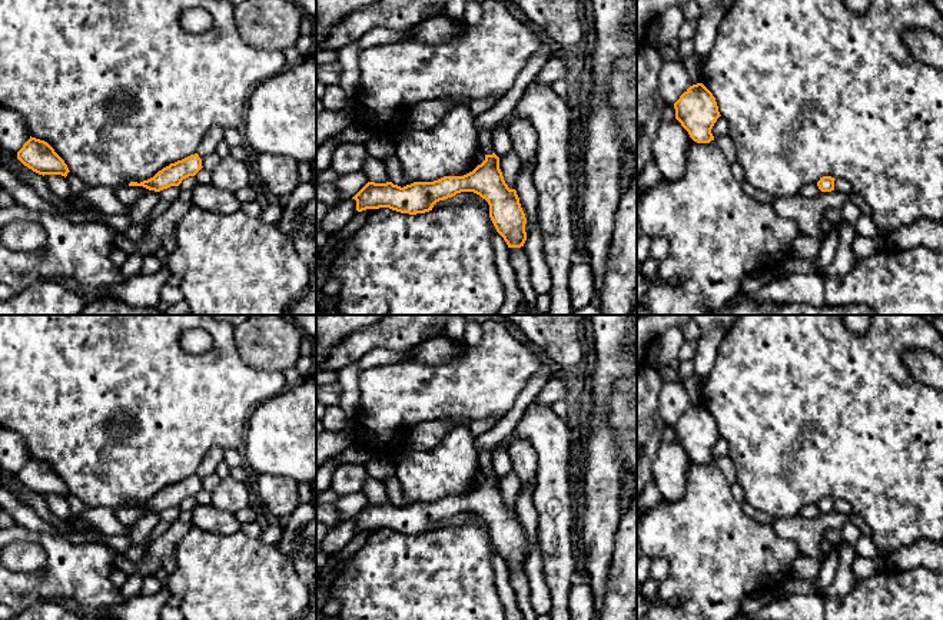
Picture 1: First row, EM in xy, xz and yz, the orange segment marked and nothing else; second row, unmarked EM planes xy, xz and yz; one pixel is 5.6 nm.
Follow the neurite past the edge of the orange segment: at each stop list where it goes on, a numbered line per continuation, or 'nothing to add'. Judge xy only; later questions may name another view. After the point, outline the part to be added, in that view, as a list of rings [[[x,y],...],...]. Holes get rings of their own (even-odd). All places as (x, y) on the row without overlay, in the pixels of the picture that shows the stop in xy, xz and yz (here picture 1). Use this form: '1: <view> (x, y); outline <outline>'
nothing to add

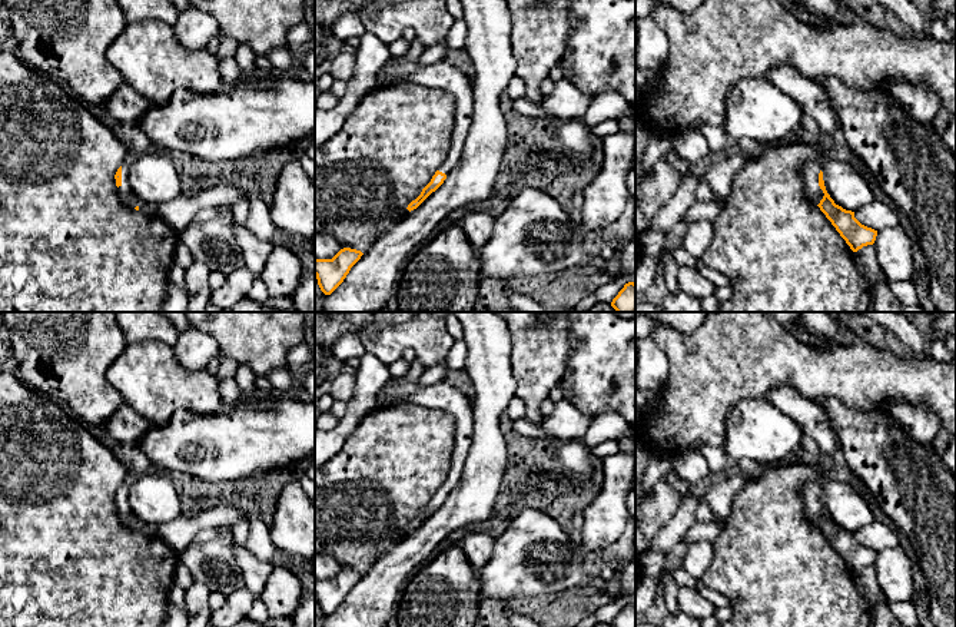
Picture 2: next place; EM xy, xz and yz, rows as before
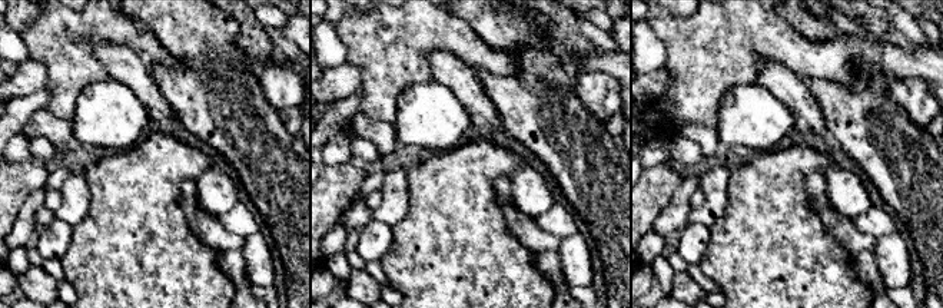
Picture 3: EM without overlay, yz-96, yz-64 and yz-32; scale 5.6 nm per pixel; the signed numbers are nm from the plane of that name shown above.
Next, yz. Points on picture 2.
1: yz (810, 491); outline [[[807,482],[801,488],[803,505],[807,518],[814,524],[819,525],[823,520],[824,514],[819,507],[819,494],[821,491],[821,484],[817,482]]]

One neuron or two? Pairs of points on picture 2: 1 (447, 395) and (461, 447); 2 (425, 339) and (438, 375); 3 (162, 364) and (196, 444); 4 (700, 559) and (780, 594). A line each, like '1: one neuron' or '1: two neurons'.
1: one neuron
2: two neurons
3: two neurons
4: two neurons

